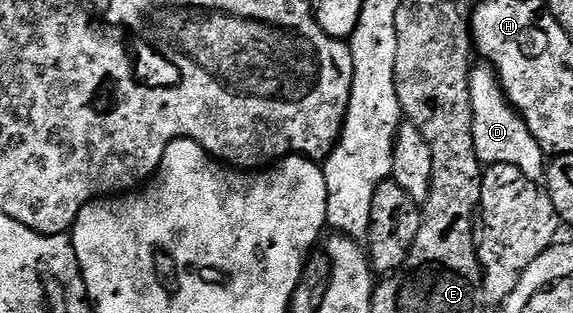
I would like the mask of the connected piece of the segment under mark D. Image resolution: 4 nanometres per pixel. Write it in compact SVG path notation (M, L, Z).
M477 65L470 76L472 131L476 154L481 163L488 166L510 164L521 170L531 182L540 182L546 174L544 149L540 147L538 140L534 140L530 128L524 123L523 116L515 110L501 90L495 70L484 66Z

